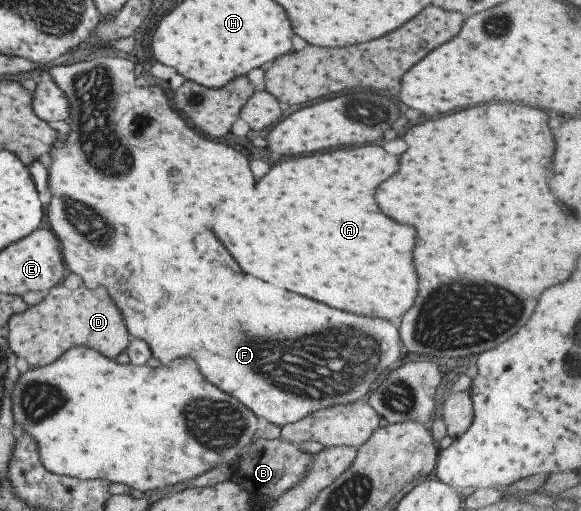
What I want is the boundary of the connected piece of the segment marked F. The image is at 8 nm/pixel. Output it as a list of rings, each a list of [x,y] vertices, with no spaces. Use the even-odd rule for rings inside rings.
[[[99,54],[97,58],[90,61],[51,66],[41,72],[47,72],[52,77],[55,85],[59,87],[63,95],[66,95],[69,107],[71,107],[69,119],[67,119],[67,125],[69,125],[67,137],[59,147],[51,147],[51,150],[48,151],[49,172],[47,173],[46,188],[51,191],[52,197],[47,204],[47,223],[60,243],[61,257],[65,267],[71,273],[79,275],[87,289],[95,289],[99,285],[107,289],[109,297],[113,299],[113,303],[117,305],[117,309],[123,315],[123,323],[125,323],[129,335],[143,339],[151,349],[151,357],[155,357],[161,365],[167,365],[179,357],[191,357],[199,365],[203,377],[209,383],[217,385],[221,391],[235,397],[256,417],[263,417],[265,421],[279,427],[295,423],[306,415],[323,408],[361,400],[361,397],[367,393],[369,385],[377,379],[381,371],[387,369],[399,357],[401,341],[397,337],[397,329],[385,319],[375,319],[375,317],[371,319],[371,317],[361,317],[361,315],[351,315],[351,313],[345,313],[339,309],[331,309],[323,303],[311,301],[307,297],[301,297],[301,295],[285,291],[285,289],[277,289],[255,277],[245,275],[243,271],[239,271],[237,263],[229,257],[229,253],[221,247],[221,243],[209,231],[209,225],[207,225],[209,215],[183,215],[183,211],[187,209],[187,201],[195,203],[199,209],[203,209],[203,205],[211,205],[215,199],[213,193],[217,193],[215,185],[223,185],[221,183],[223,177],[251,177],[245,157],[241,153],[233,151],[229,145],[215,143],[215,141],[199,135],[197,131],[193,131],[185,123],[185,119],[180,114],[177,115],[178,111],[173,111],[161,86],[153,84],[149,87],[137,87],[133,65],[129,60],[116,57],[114,54]],[[105,105],[107,105],[107,121],[103,125],[103,107]]]

